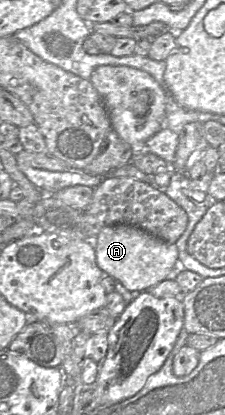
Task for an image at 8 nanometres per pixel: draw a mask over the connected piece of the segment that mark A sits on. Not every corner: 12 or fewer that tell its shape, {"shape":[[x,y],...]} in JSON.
{"shape":[[105,226],[96,264],[132,293],[175,279],[178,250],[139,227]]}

